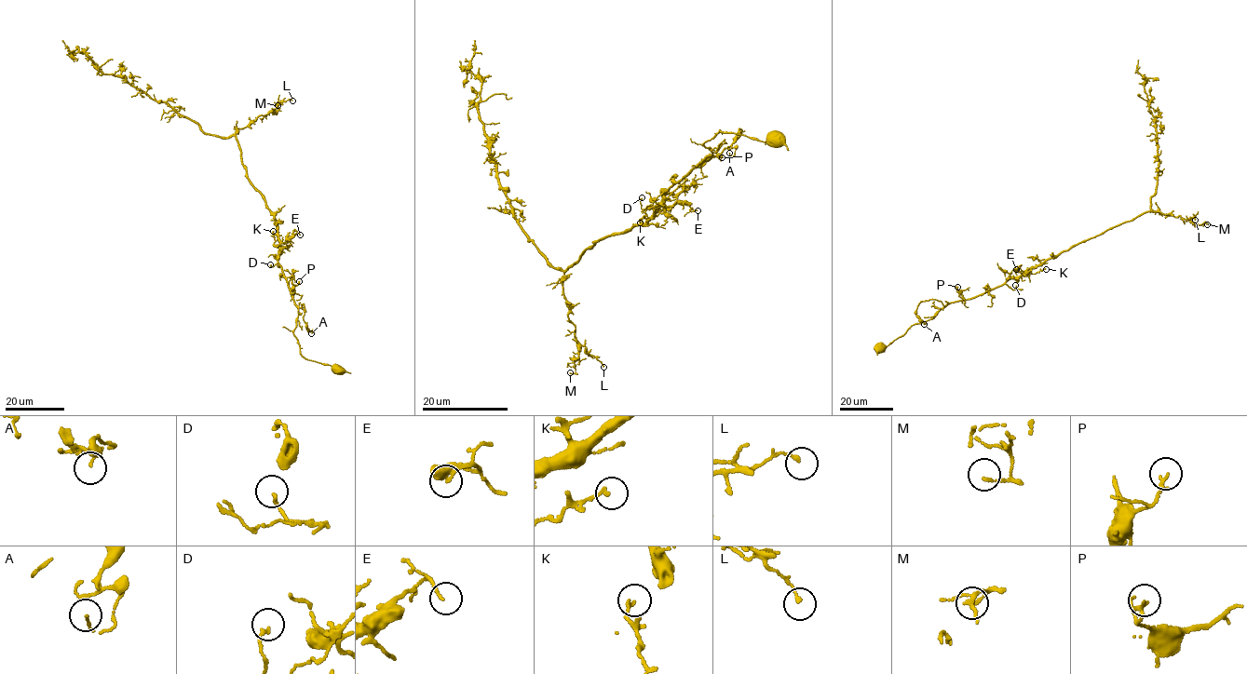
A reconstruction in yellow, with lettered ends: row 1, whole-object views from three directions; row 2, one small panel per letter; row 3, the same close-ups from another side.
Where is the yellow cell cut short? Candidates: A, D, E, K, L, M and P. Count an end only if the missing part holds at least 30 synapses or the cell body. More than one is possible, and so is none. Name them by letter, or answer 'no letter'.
no letter

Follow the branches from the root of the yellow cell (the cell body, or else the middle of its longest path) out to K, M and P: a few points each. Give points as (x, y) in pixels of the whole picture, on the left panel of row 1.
K: (338, 370), (301, 353), (293, 330), (298, 311), (279, 265), (280, 254), (274, 243), (273, 231)
M: (338, 370), (301, 353), (293, 330), (298, 311), (279, 265), (274, 218), (248, 180), (236, 137), (277, 105)
P: (338, 370), (332, 366), (304, 358), (301, 353), (293, 330), (298, 316), (292, 296), (292, 288), (299, 281)

